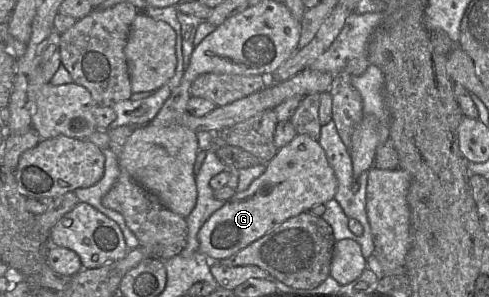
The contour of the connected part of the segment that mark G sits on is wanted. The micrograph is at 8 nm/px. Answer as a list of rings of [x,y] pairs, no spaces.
[[[297,134],[290,143],[278,149],[275,156],[266,164],[265,171],[253,180],[246,190],[236,192],[206,220],[198,233],[199,251],[209,260],[226,259],[263,237],[285,220],[309,211],[318,204],[326,204],[335,197],[337,188],[338,181],[334,170],[319,141],[306,134]]]

